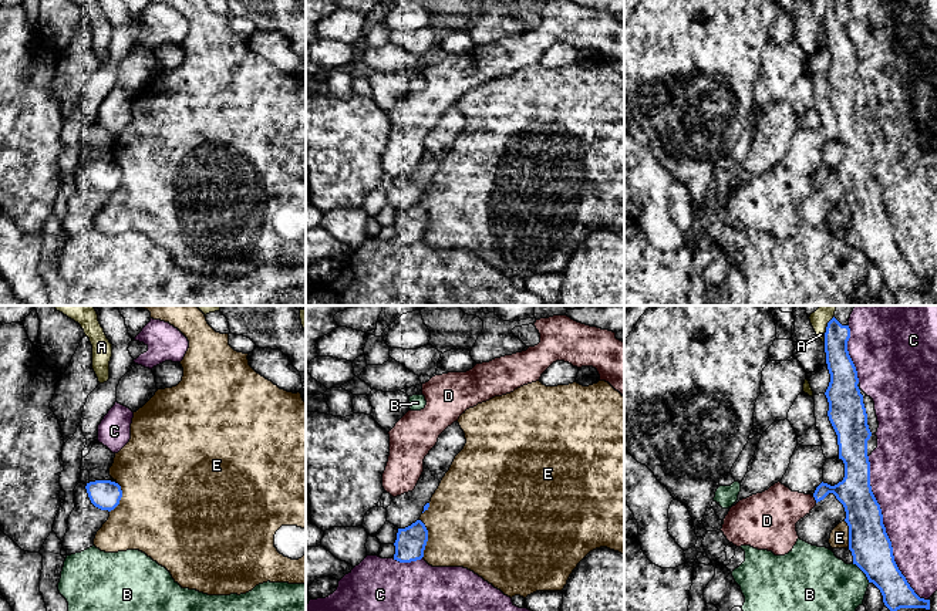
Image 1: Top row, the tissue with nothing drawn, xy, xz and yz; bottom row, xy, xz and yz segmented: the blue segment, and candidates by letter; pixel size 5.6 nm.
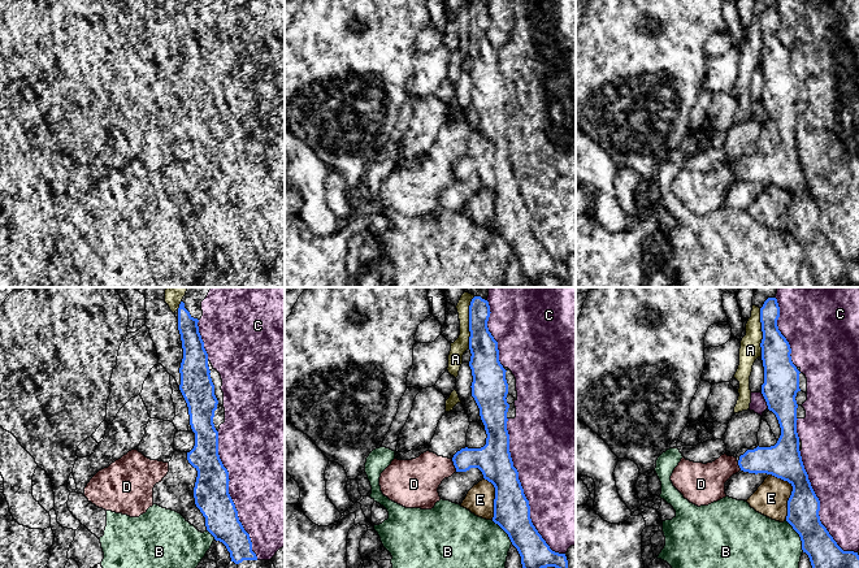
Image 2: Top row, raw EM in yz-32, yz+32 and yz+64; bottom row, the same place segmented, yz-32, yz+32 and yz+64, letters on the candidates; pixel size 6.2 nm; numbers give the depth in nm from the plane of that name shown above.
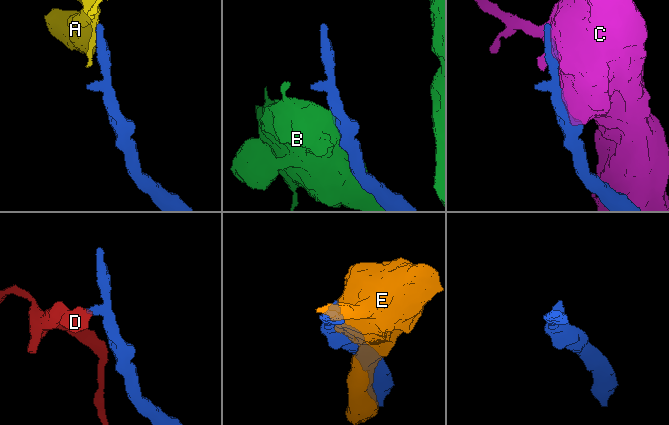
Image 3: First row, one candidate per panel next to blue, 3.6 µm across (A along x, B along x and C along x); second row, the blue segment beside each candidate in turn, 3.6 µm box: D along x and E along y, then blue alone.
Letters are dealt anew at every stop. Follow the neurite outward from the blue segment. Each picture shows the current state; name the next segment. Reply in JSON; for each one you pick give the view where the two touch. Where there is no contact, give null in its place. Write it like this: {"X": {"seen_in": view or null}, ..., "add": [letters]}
{"add": []}

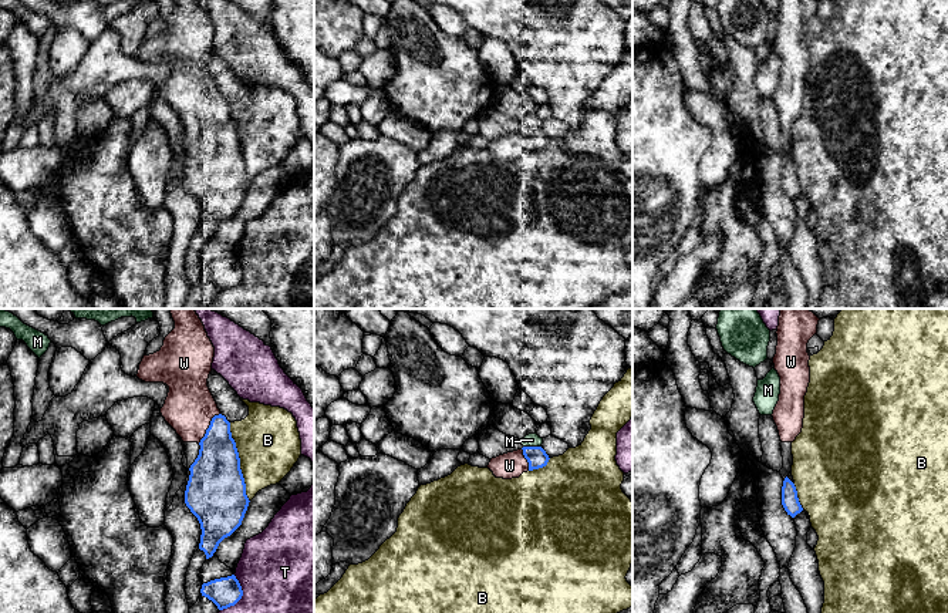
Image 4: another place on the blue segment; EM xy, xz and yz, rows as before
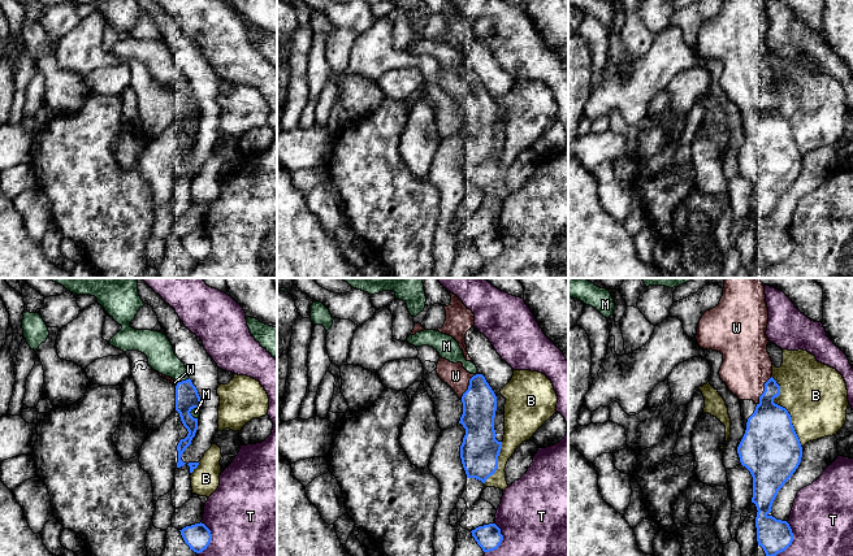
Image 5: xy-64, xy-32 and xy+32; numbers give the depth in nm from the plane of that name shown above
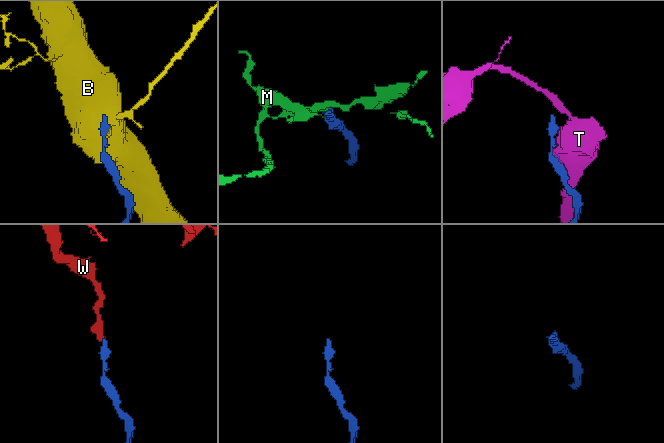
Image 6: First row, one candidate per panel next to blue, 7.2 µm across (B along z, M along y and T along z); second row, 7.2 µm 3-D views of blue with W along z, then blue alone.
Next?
{"W": {"seen_in": "xy"}, "add": ["W"]}

